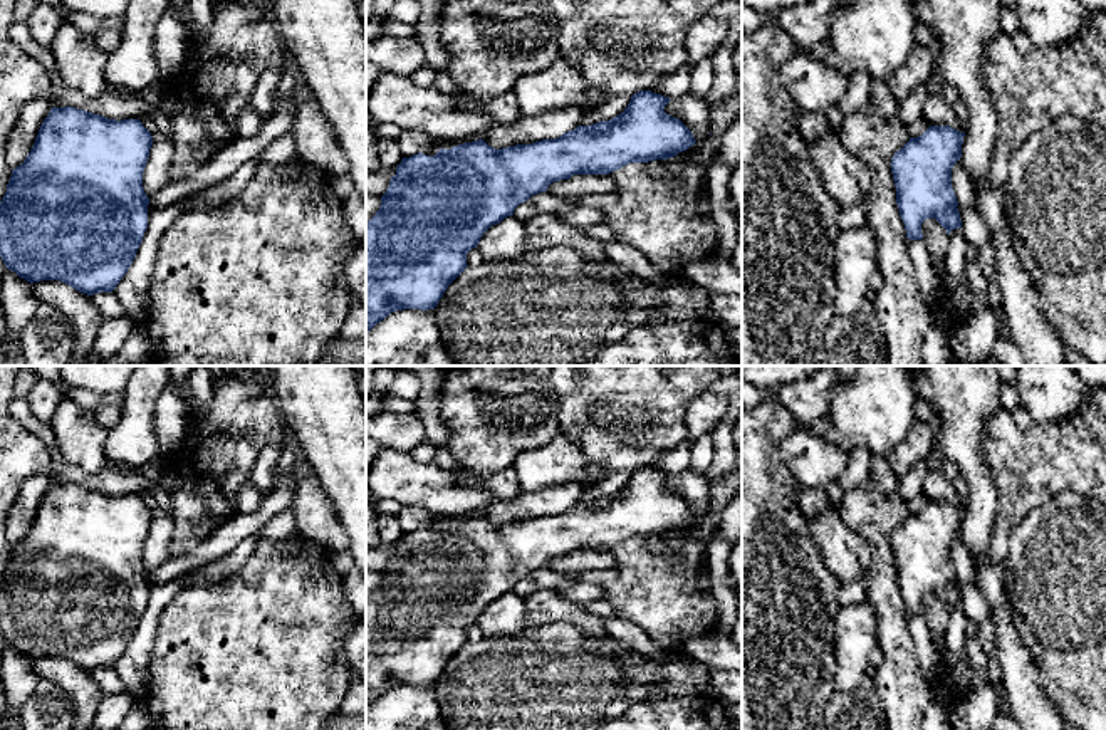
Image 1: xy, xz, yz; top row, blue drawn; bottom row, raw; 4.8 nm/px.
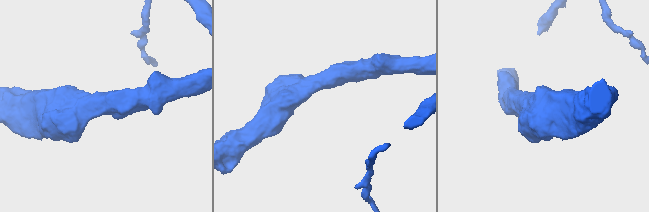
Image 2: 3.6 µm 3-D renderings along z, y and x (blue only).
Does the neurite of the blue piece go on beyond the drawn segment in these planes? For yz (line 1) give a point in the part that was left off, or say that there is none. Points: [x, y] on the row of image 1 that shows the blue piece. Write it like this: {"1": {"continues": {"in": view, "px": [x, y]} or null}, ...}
{"1": {"continues": null}}

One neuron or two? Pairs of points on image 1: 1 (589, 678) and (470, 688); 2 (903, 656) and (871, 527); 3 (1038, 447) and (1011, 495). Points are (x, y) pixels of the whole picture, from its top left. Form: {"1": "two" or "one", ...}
{"1": "one", "2": "one", "3": "one"}

